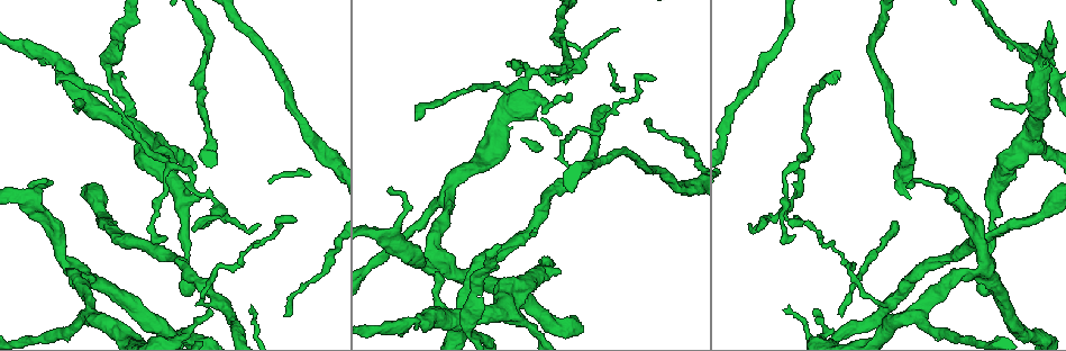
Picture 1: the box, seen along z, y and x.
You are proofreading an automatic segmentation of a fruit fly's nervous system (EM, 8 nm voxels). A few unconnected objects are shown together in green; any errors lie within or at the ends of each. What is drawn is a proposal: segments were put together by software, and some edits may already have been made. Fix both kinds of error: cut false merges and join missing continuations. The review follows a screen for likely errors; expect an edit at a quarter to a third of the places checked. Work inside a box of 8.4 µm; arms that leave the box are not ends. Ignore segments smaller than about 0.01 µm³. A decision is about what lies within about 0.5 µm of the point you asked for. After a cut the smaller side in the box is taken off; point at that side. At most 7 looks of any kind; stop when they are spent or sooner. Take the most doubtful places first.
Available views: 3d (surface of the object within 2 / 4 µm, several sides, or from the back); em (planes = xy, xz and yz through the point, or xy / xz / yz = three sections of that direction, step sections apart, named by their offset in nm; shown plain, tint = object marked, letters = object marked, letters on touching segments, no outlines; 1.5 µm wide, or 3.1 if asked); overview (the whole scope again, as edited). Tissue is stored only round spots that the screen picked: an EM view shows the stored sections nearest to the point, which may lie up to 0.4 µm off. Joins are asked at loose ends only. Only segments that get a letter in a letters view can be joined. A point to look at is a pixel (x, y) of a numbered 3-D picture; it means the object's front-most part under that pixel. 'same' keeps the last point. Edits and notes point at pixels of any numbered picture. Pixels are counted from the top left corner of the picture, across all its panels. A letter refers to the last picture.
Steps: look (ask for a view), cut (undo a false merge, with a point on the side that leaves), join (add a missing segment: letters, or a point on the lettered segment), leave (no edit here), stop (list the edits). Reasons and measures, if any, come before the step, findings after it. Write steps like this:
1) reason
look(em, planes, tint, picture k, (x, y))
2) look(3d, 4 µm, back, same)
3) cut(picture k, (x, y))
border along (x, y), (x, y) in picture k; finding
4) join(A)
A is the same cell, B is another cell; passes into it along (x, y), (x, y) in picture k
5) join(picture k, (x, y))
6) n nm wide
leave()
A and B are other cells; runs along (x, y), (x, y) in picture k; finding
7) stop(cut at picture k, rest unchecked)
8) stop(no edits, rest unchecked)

thin end
look(em, xz, step 4, letters, picture 1, (211, 309))

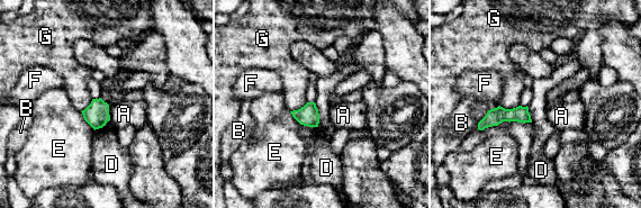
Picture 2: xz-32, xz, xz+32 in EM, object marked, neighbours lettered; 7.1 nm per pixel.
look(em, xy, step 4, letters, same)

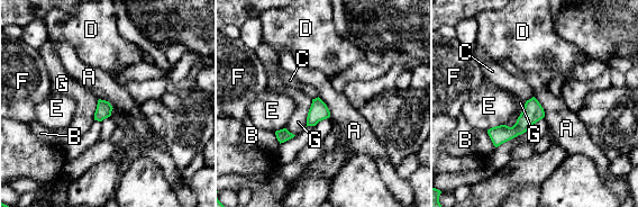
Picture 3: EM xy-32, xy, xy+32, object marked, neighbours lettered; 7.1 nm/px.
G touches over 240 nm
leave()
A, B, C, D, E, F and G are other cells; border along (318, 97), (326, 105), (329, 117) in picture 3; no lettered segment goes on from it

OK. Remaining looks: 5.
an open end
look(em, planes, letters, picture 1, (838, 72))

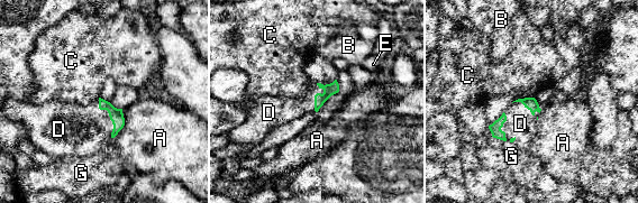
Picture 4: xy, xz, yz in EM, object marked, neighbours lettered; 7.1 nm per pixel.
90 nm wide
join(D)
D is the same cell, A, B, C, E and G are other cells; the cell continues

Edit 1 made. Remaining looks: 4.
stop(join at picture 4, rest unchecked)

